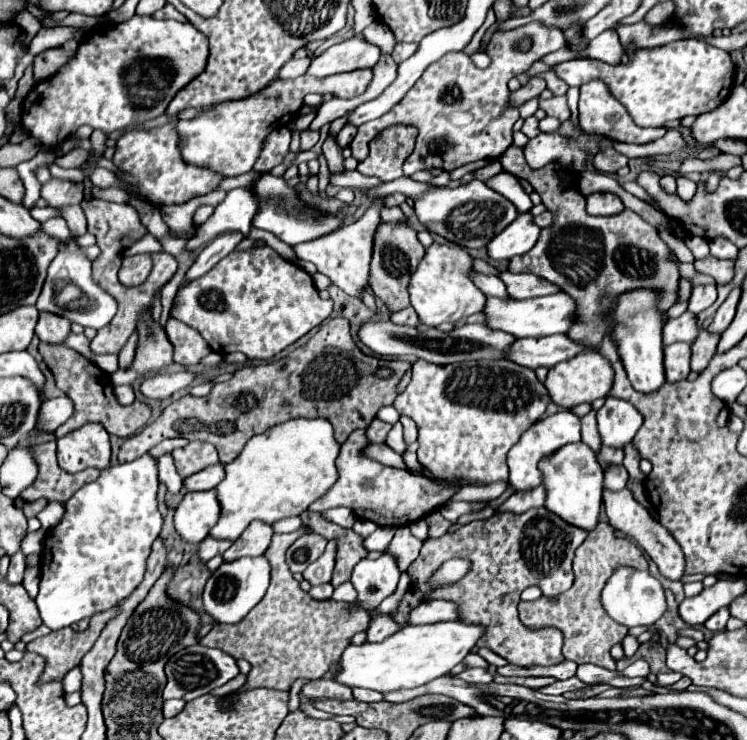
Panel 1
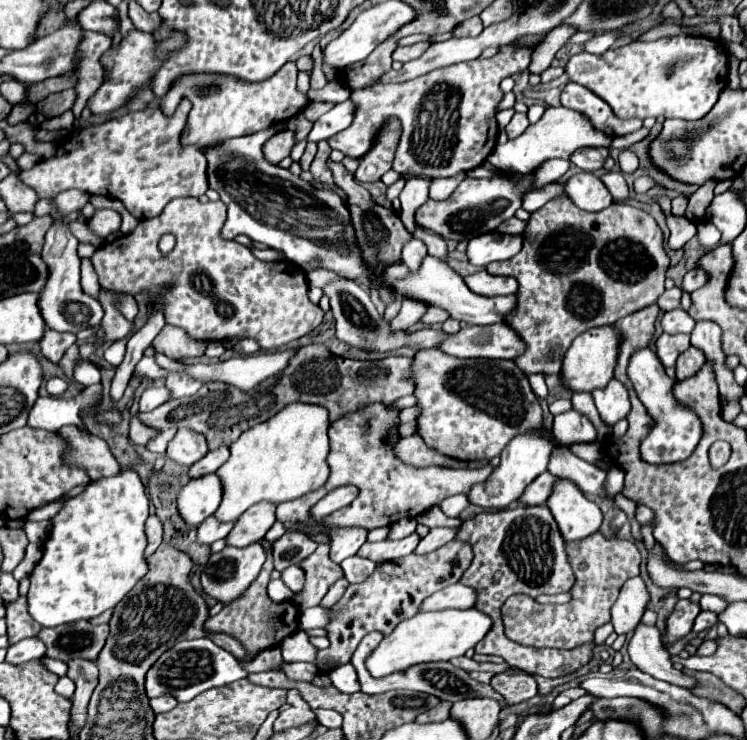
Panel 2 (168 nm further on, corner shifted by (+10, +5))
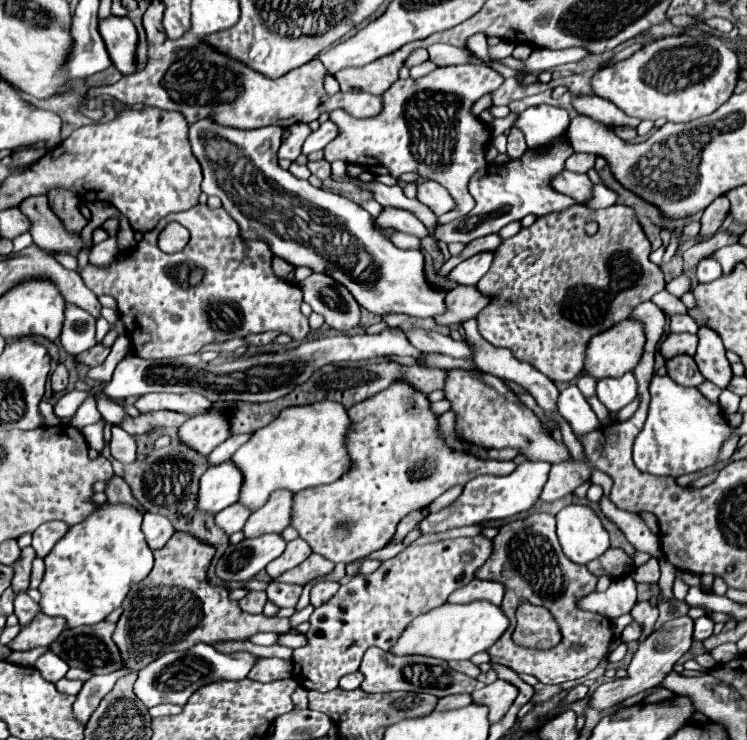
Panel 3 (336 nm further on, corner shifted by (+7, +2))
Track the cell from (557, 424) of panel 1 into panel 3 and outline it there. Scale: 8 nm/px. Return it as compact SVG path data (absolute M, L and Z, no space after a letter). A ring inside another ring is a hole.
M524 461L518 465L518 469L510 475L498 477L498 475L480 475L464 485L462 495L450 503L448 507L428 513L416 527L420 529L420 535L428 533L442 533L454 527L464 527L464 525L476 525L482 521L496 521L496 519L508 519L514 517L522 511L528 511L542 493L542 487L548 479L550 463L544 461Z

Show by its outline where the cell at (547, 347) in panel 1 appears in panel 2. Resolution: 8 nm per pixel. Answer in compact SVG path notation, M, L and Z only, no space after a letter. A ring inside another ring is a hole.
M507 324L463 326L459 334L441 344L441 350L457 358L515 360L525 352L525 342Z

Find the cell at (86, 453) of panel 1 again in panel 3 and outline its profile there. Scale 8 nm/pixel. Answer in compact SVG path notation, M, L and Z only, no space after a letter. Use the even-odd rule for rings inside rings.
M112 477L110 479L106 495L108 495L108 503L114 503L114 505L118 505L118 503L132 505L134 509L140 509L140 513L144 513L144 507L134 499L130 487L126 485L126 481L122 477Z

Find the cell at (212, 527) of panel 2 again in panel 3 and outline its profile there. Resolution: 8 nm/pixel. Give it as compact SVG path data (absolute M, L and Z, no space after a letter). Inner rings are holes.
M236 503L236 505L230 505L228 509L224 509L224 513L216 513L216 523L228 535L232 535L232 533L236 533L236 531L240 531L244 527L244 523L250 517L250 513L252 511L248 511L248 507Z

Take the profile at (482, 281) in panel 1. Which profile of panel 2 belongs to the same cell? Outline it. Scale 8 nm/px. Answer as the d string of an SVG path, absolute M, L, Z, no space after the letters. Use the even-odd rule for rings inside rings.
M417 228L413 236L421 238L421 240L427 244L429 254L433 254L433 256L435 256L437 260L441 260L441 262L447 262L449 252L447 252L447 244L445 244L445 240L443 240L441 236L437 236L437 234L429 234L429 232L425 232L423 228Z

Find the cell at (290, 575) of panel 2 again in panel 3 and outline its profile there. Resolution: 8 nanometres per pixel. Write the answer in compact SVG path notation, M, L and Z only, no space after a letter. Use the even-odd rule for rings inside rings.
M270 583L266 589L268 601L272 601L276 607L296 607L300 593L302 593L300 585L288 583Z

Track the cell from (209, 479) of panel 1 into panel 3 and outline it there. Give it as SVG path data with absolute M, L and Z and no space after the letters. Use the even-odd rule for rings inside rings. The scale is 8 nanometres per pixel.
M232 435L230 439L226 439L216 451L212 451L210 455L208 455L208 459L210 459L210 463L212 465L218 465L218 463L224 463L224 461L228 461L228 459L232 459L232 455L236 453L236 449L240 447L240 445L244 445L246 441L250 439L250 435Z

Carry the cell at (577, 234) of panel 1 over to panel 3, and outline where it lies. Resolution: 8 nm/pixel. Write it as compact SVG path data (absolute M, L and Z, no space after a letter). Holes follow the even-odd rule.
M572 205L568 207L566 211L562 213L550 213L546 217L540 217L532 227L528 229L522 229L518 235L502 241L496 251L494 251L494 261L492 261L492 267L488 269L488 273L478 281L478 291L488 295L490 297L490 303L486 305L486 309L478 315L478 331L480 335L494 347L506 347L512 351L512 355L518 359L518 361L526 361L530 363L532 367L536 367L540 373L544 373L546 377L550 377L552 381L572 381L574 377L578 377L584 369L584 359L586 359L586 347L588 347L588 341L610 329L612 325L620 323L622 319L630 317L632 309L648 299L652 299L652 295L656 295L658 291L664 289L664 277L662 277L662 271L658 265L650 263L648 261L648 255L650 255L650 241L646 239L642 227L638 225L636 221L636 215L634 215L634 209L626 207L626 205L612 205L608 209L600 209L600 211L590 211L586 209L584 205ZM588 223L596 223L598 225L598 231L594 235L588 235L586 233L586 225Z

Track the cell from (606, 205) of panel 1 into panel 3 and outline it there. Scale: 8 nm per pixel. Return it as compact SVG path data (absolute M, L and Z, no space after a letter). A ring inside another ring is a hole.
M562 169L554 179L552 179L552 189L580 201L588 201L590 193L592 193L592 181L588 179L588 175L582 173L572 173L568 169Z

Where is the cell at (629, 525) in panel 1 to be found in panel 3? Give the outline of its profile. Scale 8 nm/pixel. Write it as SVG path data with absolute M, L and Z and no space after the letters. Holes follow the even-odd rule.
M450 371L446 379L446 397L452 401L452 409L456 411L458 435L468 443L486 449L516 447L532 461L560 463L570 457L568 447L564 443L556 443L548 433L544 433L540 419L516 399L502 379L490 373L478 375L476 371Z

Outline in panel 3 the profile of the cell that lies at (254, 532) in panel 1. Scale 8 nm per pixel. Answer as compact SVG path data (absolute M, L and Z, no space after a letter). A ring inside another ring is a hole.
M288 489L272 493L268 503L250 515L244 525L244 535L260 537L264 533L282 533L292 519L292 495Z

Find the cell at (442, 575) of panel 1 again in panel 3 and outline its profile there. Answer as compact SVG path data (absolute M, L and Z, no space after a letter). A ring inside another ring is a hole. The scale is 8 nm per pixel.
M484 535L442 539L426 545L410 545L396 557L380 563L374 573L354 577L310 615L308 643L292 653L292 677L306 691L326 693L336 689L340 677L358 669L368 647L374 645L390 651L414 617L444 605L452 591L474 579L476 569L480 569L490 555L492 539Z

